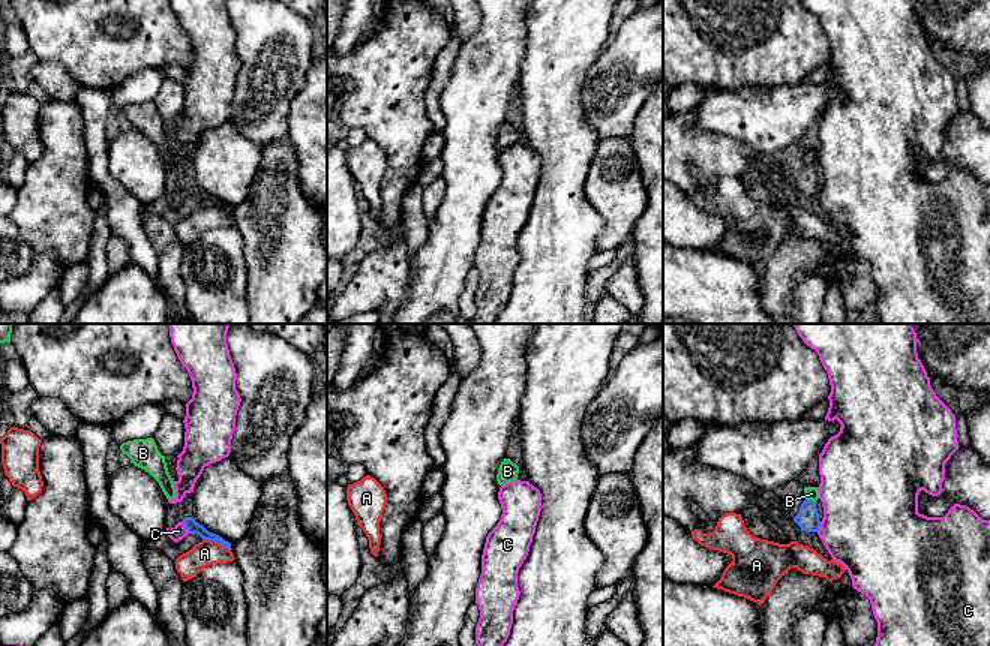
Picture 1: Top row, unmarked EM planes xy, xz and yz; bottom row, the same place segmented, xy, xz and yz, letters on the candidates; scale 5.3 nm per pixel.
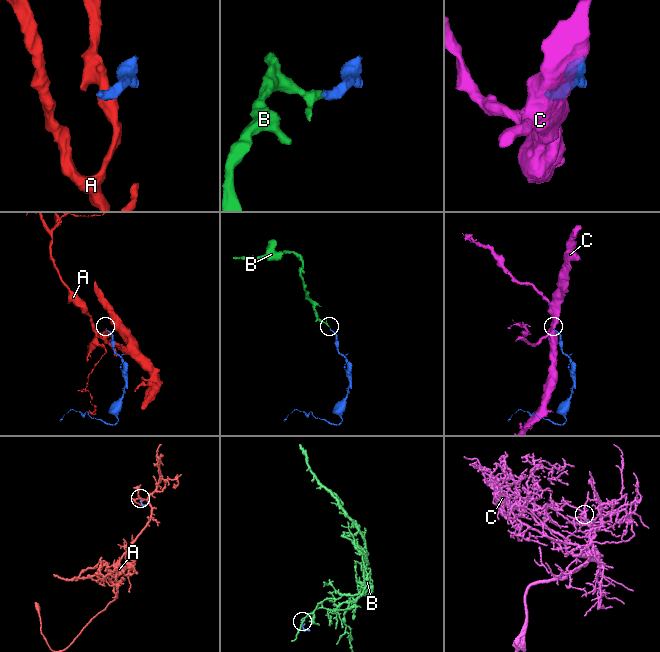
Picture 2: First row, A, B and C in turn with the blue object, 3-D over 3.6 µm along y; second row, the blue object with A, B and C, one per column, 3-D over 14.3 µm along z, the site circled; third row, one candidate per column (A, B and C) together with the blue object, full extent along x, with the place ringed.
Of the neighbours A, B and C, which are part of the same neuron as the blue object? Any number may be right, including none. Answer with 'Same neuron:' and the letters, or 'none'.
Same neuron: B

